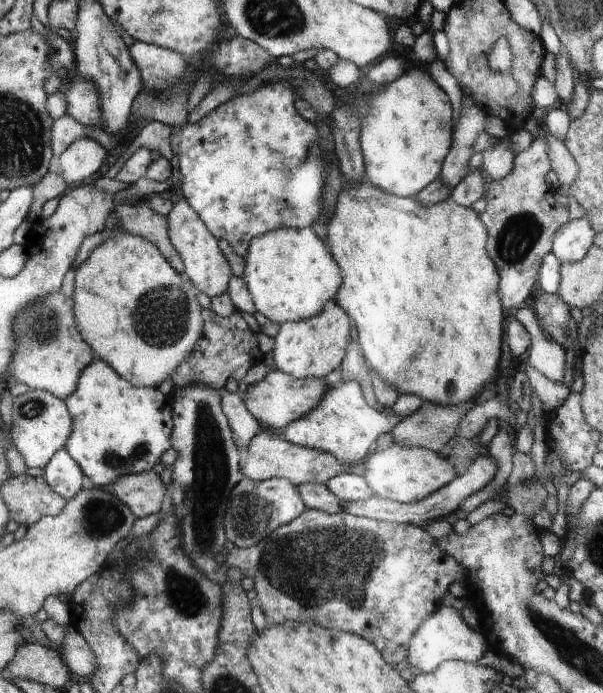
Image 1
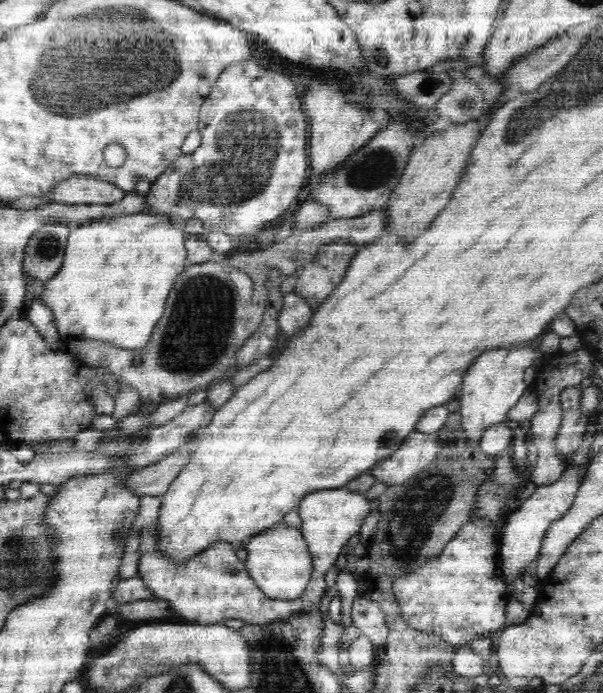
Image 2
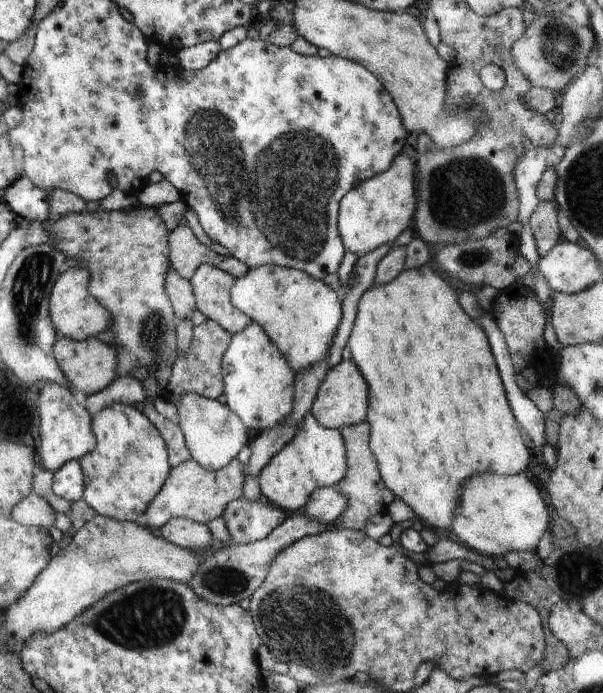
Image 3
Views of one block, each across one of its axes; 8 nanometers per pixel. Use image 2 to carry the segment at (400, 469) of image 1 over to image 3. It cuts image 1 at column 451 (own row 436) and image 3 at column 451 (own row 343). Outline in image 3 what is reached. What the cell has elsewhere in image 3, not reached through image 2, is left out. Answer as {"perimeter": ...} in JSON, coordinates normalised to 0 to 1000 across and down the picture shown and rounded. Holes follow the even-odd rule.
{"perimeter":[[[869,681],[846,687],[799,684],[769,701],[763,733],[756,733],[746,766],[774,791],[811,807],[841,797],[887,797],[902,768],[912,763],[912,729],[905,729],[892,701]]]}

